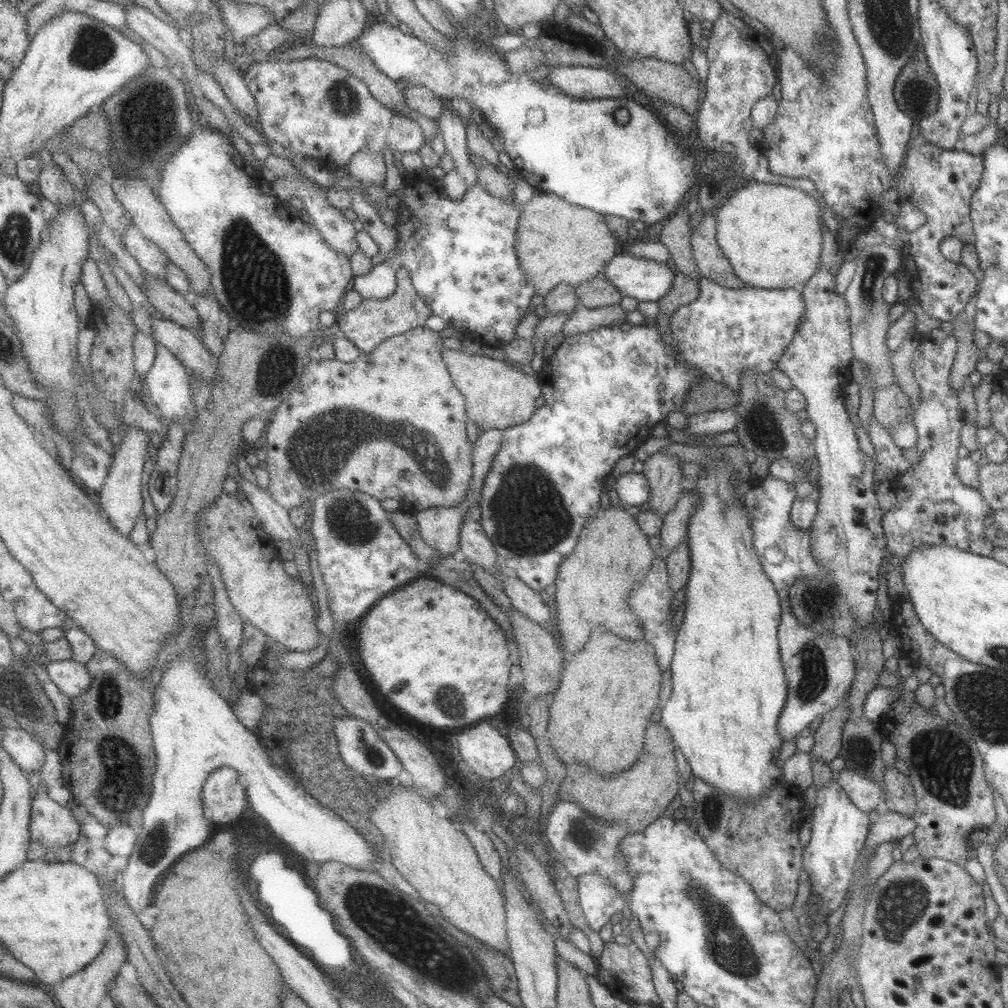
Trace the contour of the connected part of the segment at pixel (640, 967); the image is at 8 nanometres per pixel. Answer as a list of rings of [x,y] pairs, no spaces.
[[[614,941],[606,942],[603,946],[602,955],[595,958],[595,962],[598,977],[614,993],[614,996],[621,997],[626,1002],[634,1000],[634,1002],[650,1004],[656,1007],[661,1005],[661,998],[657,995],[653,981],[650,961],[644,957],[644,953],[633,942],[629,945],[620,945]]]

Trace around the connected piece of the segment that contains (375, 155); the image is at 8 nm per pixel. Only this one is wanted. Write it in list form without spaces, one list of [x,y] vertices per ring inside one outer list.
[[[374,149],[358,152],[353,162],[349,164],[350,174],[369,185],[384,185],[388,178],[386,156]]]

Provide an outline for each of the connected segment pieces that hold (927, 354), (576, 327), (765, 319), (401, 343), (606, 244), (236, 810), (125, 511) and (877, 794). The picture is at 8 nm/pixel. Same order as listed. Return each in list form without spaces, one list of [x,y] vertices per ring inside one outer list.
[[[945,329],[929,333],[932,340],[920,344],[920,357],[913,372],[919,384],[922,402],[914,412],[914,427],[918,433],[916,447],[901,449],[912,468],[899,474],[893,481],[897,495],[890,511],[883,513],[882,524],[888,546],[887,550],[906,558],[910,552],[926,545],[950,545],[964,552],[980,556],[993,556],[998,547],[985,535],[984,519],[990,506],[979,489],[970,488],[957,475],[960,431],[965,424],[958,391],[949,383],[956,357],[956,340],[945,340]]]
[[[579,305],[572,313],[572,318],[565,324],[566,337],[577,336],[579,333],[588,333],[599,326],[612,326],[627,323],[626,313],[620,305],[588,309]]]
[[[702,277],[700,294],[696,300],[683,305],[670,317],[670,334],[678,342],[679,352],[684,360],[697,366],[703,374],[712,380],[739,390],[740,375],[744,372],[758,371],[770,374],[777,368],[778,361],[792,344],[794,334],[798,332],[798,323],[804,316],[804,297],[796,288],[767,290],[762,288],[724,288],[712,280]]]
[[[423,326],[386,340],[381,347],[376,348],[376,351],[364,353],[354,362],[349,363],[340,359],[314,360],[310,368],[306,370],[301,386],[284,404],[281,404],[270,423],[267,434],[269,444],[267,468],[271,472],[271,485],[268,490],[273,493],[273,497],[282,506],[291,509],[300,505],[311,506],[319,495],[328,494],[333,490],[353,488],[370,493],[382,501],[386,498],[394,498],[400,502],[400,508],[413,514],[432,507],[455,507],[462,504],[470,496],[470,484],[474,478],[474,445],[472,446],[470,436],[468,436],[469,400],[462,389],[458,388],[449,364],[445,361],[444,339],[442,332]]]
[[[537,189],[532,200],[526,202],[518,238],[517,251],[521,257],[522,269],[525,270],[526,277],[530,277],[534,285],[538,286],[538,295],[545,298],[562,284],[577,288],[586,283],[586,280],[592,280],[602,274],[618,248],[616,238],[602,222],[602,216],[598,212],[592,212],[589,208],[582,208],[557,194],[540,189]]]
[[[228,766],[210,776],[205,788],[205,811],[214,822],[234,822],[248,810],[248,785],[240,772]]]
[[[134,425],[128,427],[128,434],[115,454],[111,475],[100,492],[100,503],[104,512],[124,536],[132,536],[132,532],[136,530],[136,524],[144,512],[142,484],[144,484],[144,472],[146,472],[144,468],[146,468],[150,440],[152,438],[148,431],[136,428]]]
[[[844,769],[836,773],[838,785],[846,792],[850,801],[857,806],[860,811],[870,813],[875,811],[880,802],[883,802],[882,796],[885,791],[878,783],[858,775],[858,772]]]

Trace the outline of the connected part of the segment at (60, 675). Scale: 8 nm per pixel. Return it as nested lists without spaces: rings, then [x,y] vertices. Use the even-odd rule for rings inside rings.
[[[74,658],[52,661],[46,669],[60,690],[72,700],[93,687],[93,673],[86,664]]]

